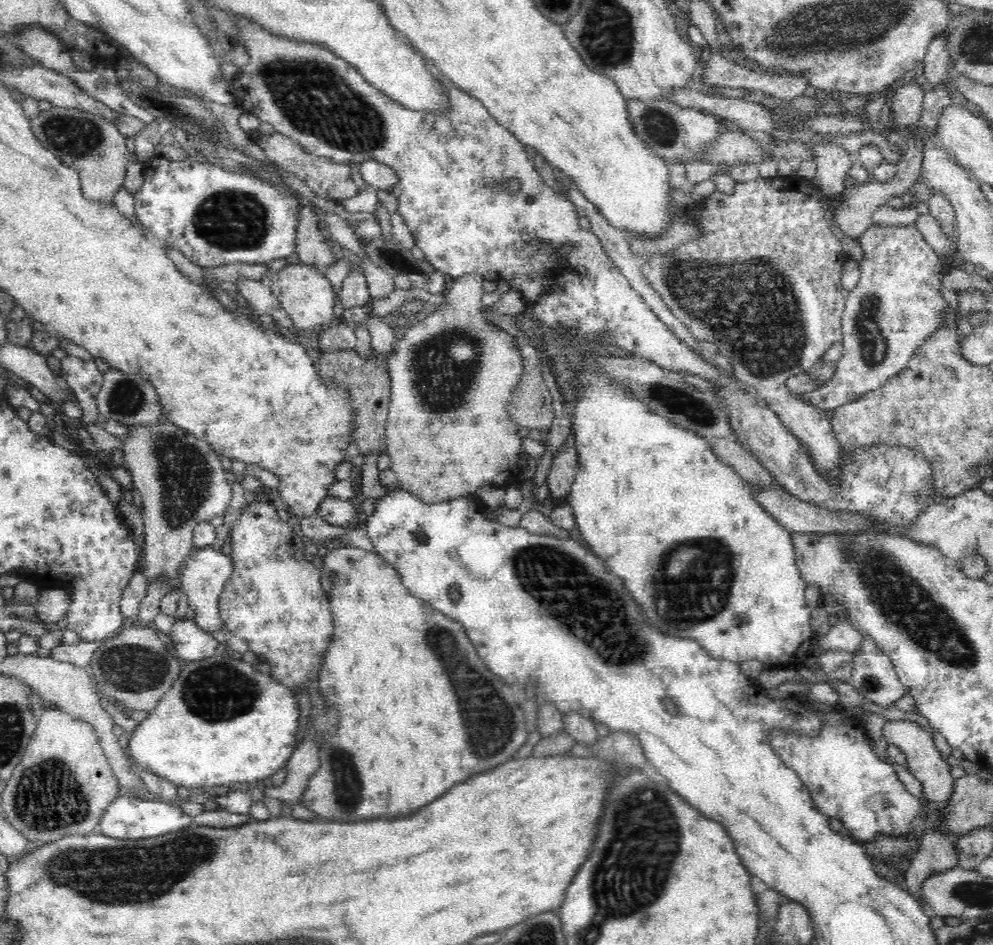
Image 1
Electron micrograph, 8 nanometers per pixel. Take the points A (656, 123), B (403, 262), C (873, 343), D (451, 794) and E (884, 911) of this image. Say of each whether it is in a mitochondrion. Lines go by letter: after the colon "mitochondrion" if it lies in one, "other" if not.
A: mitochondrion
B: mitochondrion
C: mitochondrion
D: other
E: other

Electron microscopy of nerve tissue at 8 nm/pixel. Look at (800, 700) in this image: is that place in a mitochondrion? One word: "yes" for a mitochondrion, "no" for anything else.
no

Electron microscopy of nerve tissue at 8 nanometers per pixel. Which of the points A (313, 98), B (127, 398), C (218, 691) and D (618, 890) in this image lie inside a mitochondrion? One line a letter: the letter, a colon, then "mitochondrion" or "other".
A: mitochondrion
B: mitochondrion
C: mitochondrion
D: mitochondrion

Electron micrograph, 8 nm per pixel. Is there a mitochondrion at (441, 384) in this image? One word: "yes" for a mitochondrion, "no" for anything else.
yes

